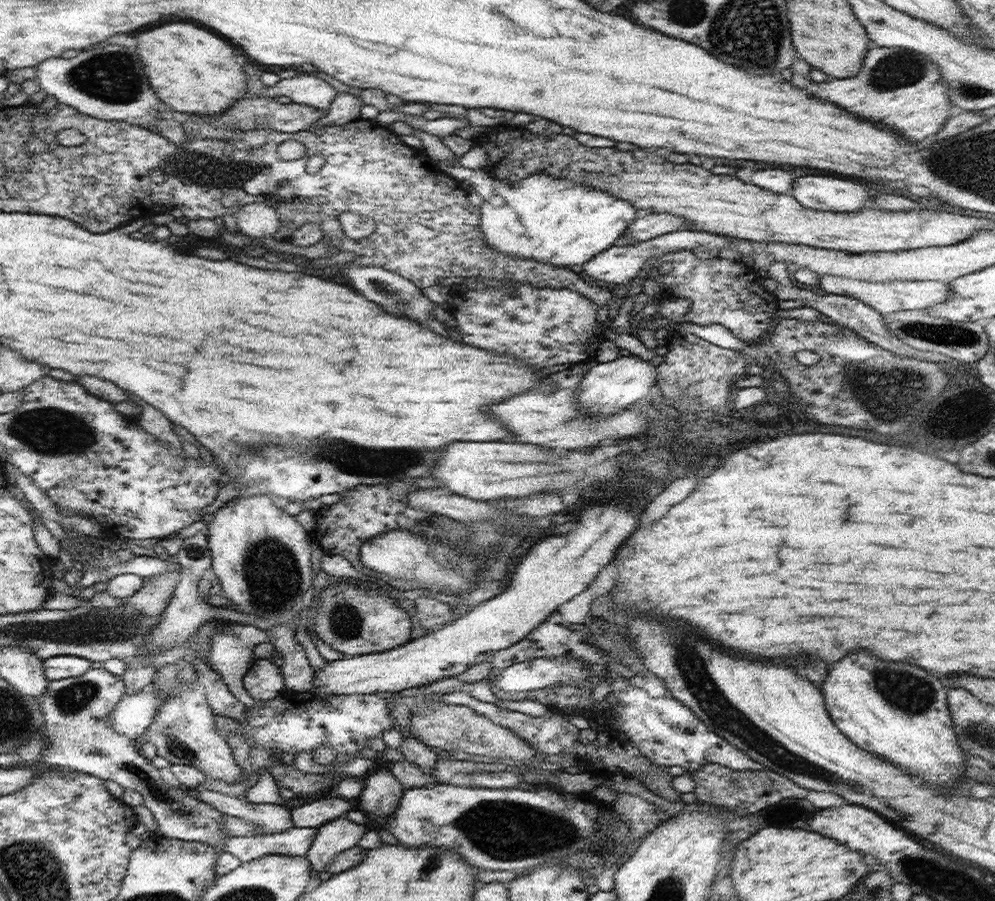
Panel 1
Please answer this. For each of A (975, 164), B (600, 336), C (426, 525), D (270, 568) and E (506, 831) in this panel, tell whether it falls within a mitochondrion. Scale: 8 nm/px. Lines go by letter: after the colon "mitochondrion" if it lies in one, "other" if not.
A: mitochondrion
B: other
C: mitochondrion
D: mitochondrion
E: mitochondrion

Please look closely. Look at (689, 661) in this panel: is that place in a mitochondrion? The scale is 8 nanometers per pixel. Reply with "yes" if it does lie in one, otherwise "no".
yes

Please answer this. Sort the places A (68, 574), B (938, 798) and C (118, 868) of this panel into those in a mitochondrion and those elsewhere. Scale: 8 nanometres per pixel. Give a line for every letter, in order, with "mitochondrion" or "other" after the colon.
A: other
B: other
C: other

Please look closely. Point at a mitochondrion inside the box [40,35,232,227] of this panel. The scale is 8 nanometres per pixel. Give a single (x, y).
(112, 77)

